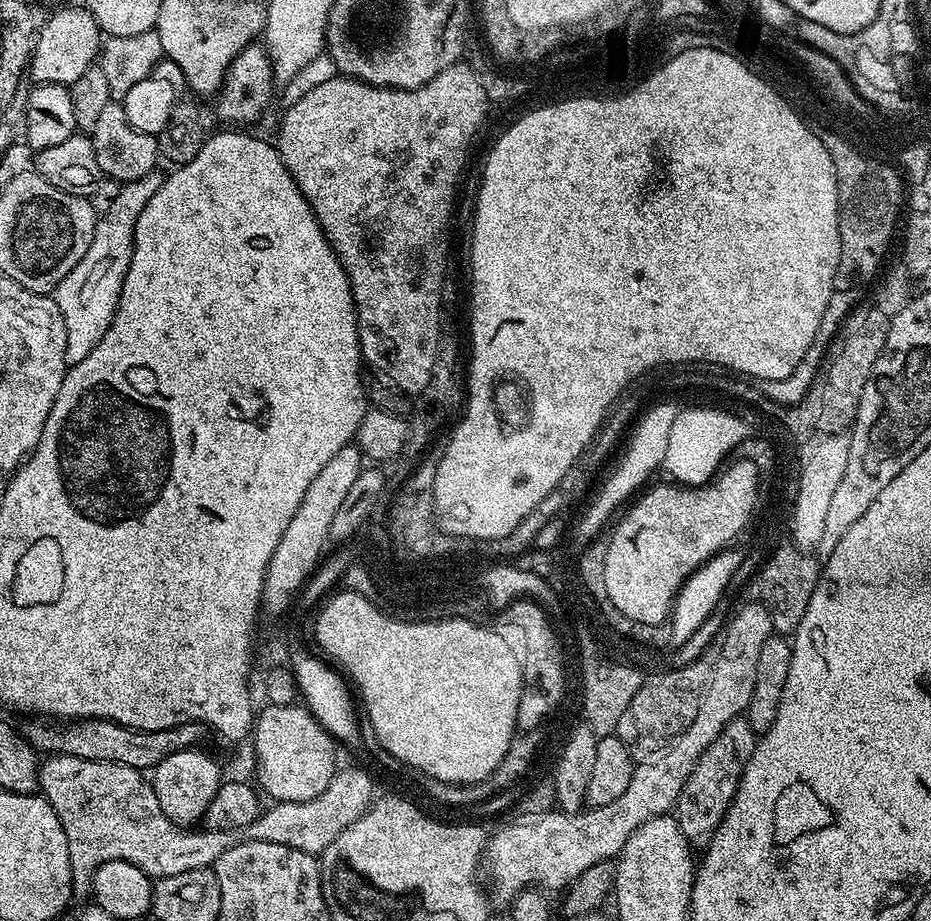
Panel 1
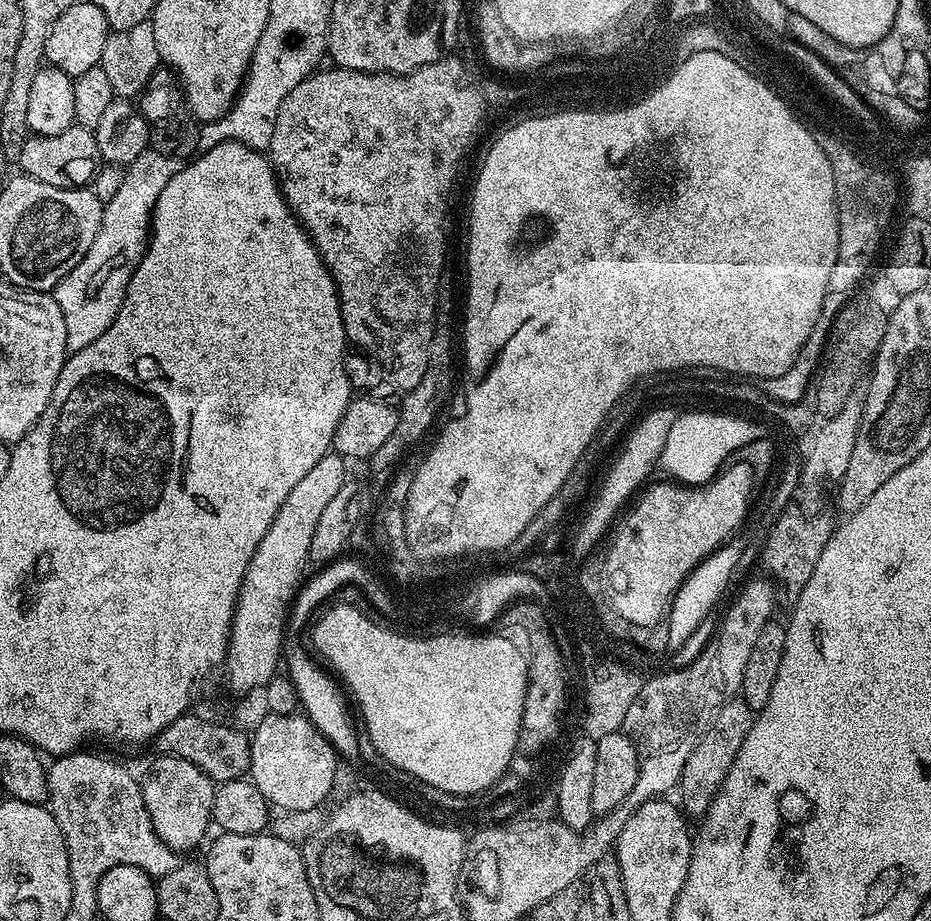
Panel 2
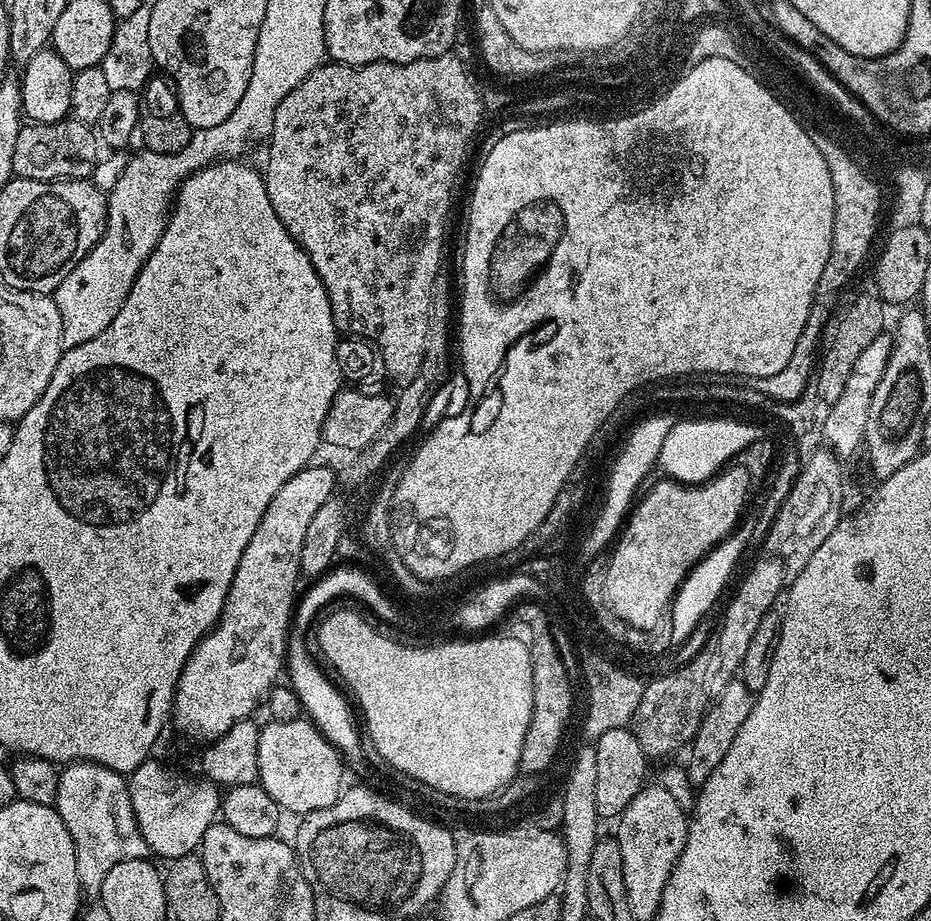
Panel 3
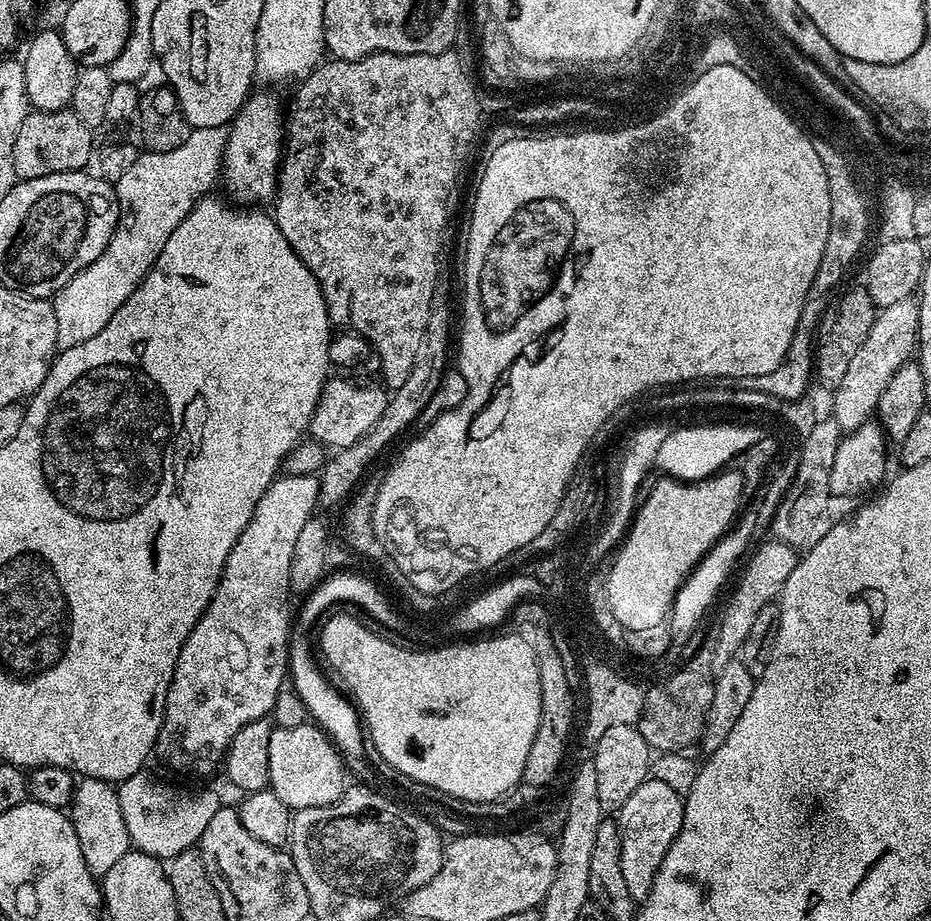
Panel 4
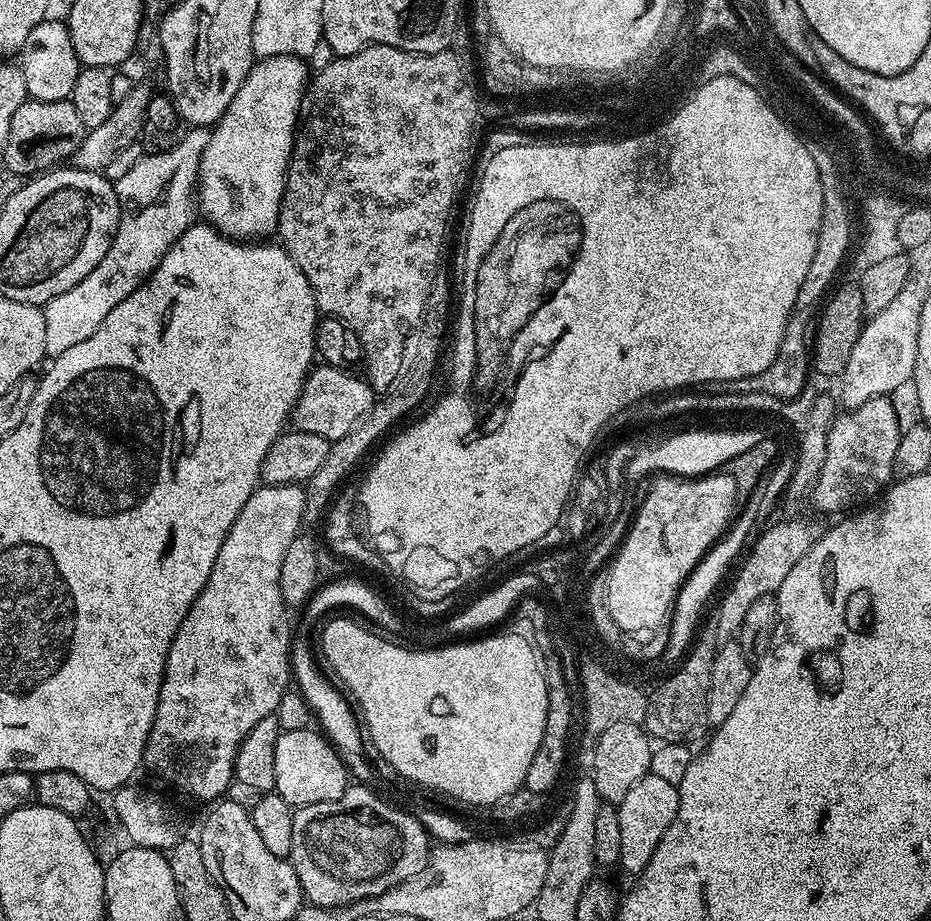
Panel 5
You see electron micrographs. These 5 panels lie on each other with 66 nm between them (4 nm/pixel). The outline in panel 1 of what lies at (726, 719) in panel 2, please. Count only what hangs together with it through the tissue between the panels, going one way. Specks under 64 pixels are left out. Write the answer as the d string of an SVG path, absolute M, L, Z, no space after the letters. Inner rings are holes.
M737 718L724 727L722 734L706 746L702 758L698 758L674 809L678 826L689 844L706 846L714 838L738 790L744 768L754 754L757 739L758 733L749 726L747 719Z

